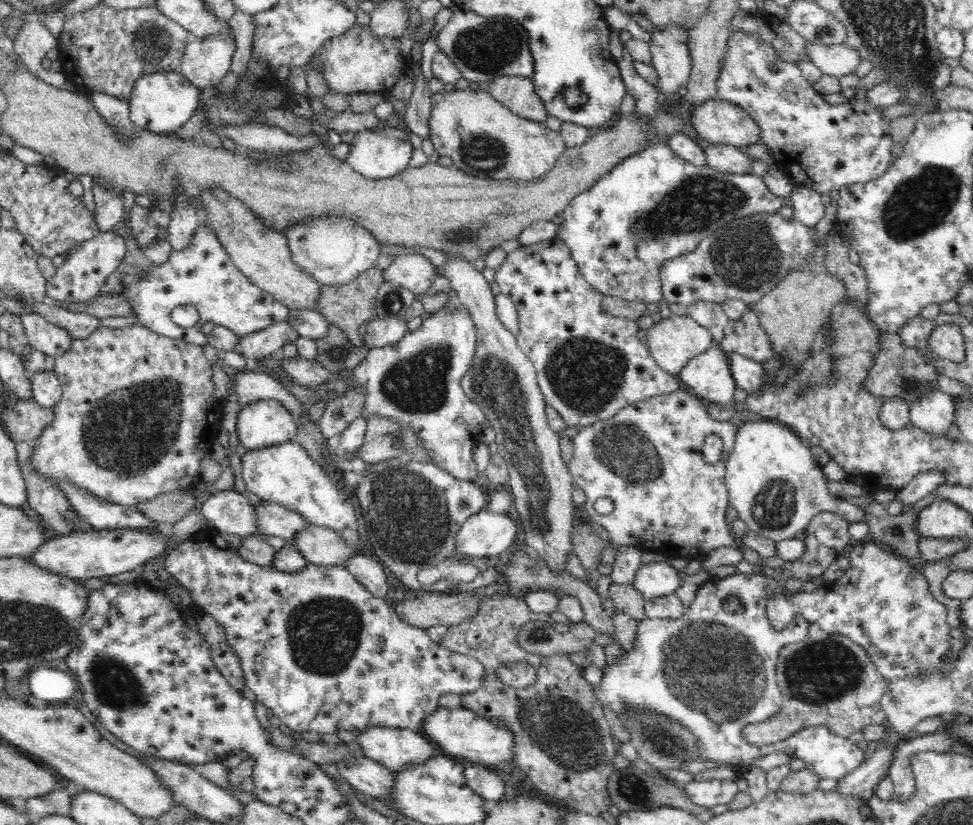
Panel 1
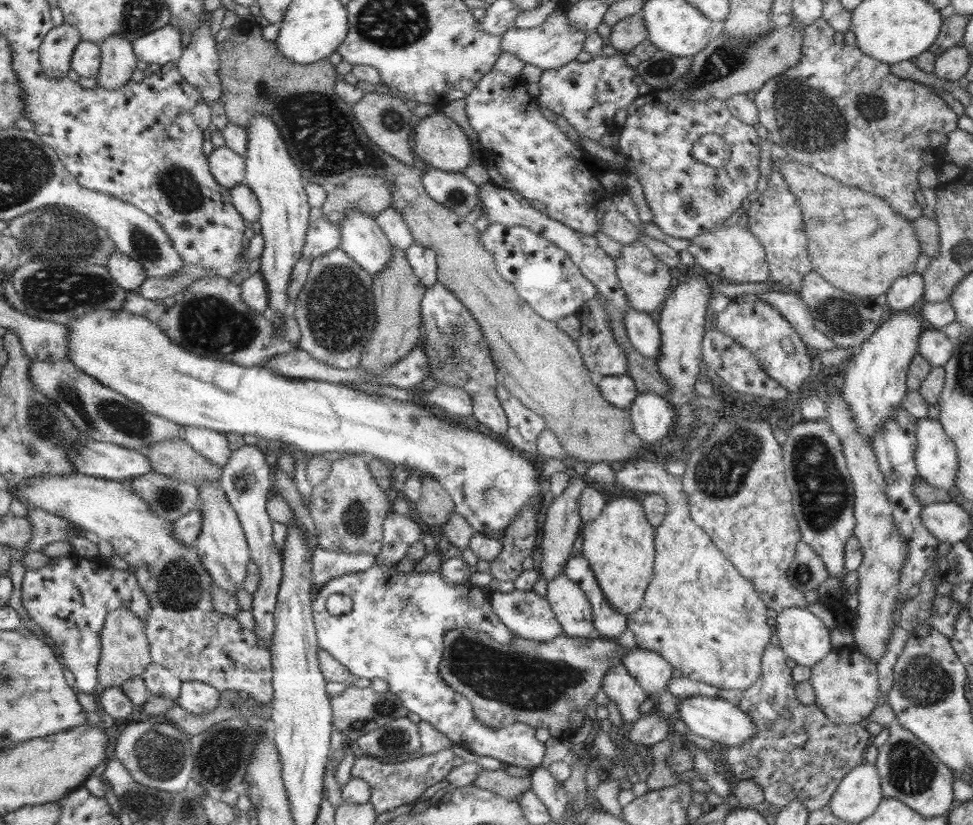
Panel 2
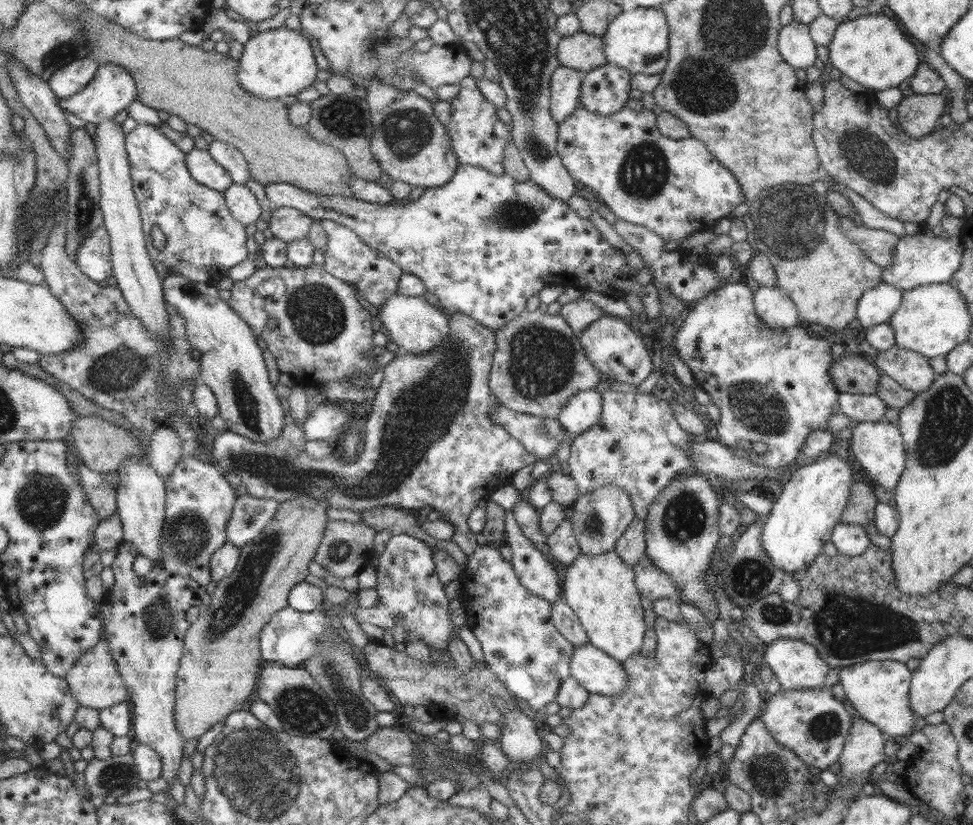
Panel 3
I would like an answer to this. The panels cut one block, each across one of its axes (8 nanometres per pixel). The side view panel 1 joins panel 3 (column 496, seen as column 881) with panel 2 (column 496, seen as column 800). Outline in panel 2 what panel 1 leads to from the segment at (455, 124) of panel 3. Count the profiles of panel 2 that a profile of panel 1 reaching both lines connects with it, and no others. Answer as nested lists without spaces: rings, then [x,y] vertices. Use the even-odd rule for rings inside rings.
[[[491,70],[479,80],[476,88],[466,96],[466,116],[470,126],[478,133],[482,164],[488,169],[492,183],[500,188],[518,190],[525,203],[573,228],[584,235],[593,236],[599,231],[595,209],[602,198],[612,198],[622,191],[627,194],[625,186],[634,173],[626,164],[613,166],[598,162],[582,146],[575,146],[560,131],[560,128],[540,112],[537,100],[526,91],[527,82],[523,77],[512,77],[501,70]]]

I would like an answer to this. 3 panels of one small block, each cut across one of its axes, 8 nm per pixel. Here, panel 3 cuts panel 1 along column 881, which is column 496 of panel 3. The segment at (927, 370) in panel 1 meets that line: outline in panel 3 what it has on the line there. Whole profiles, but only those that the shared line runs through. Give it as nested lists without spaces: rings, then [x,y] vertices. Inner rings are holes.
[[[525,308],[518,317],[510,319],[496,331],[496,352],[492,358],[489,388],[501,406],[540,418],[557,418],[574,394],[595,389],[603,380],[604,376],[584,354],[580,333],[572,330],[568,321],[560,314],[551,316],[540,309],[528,311]]]

